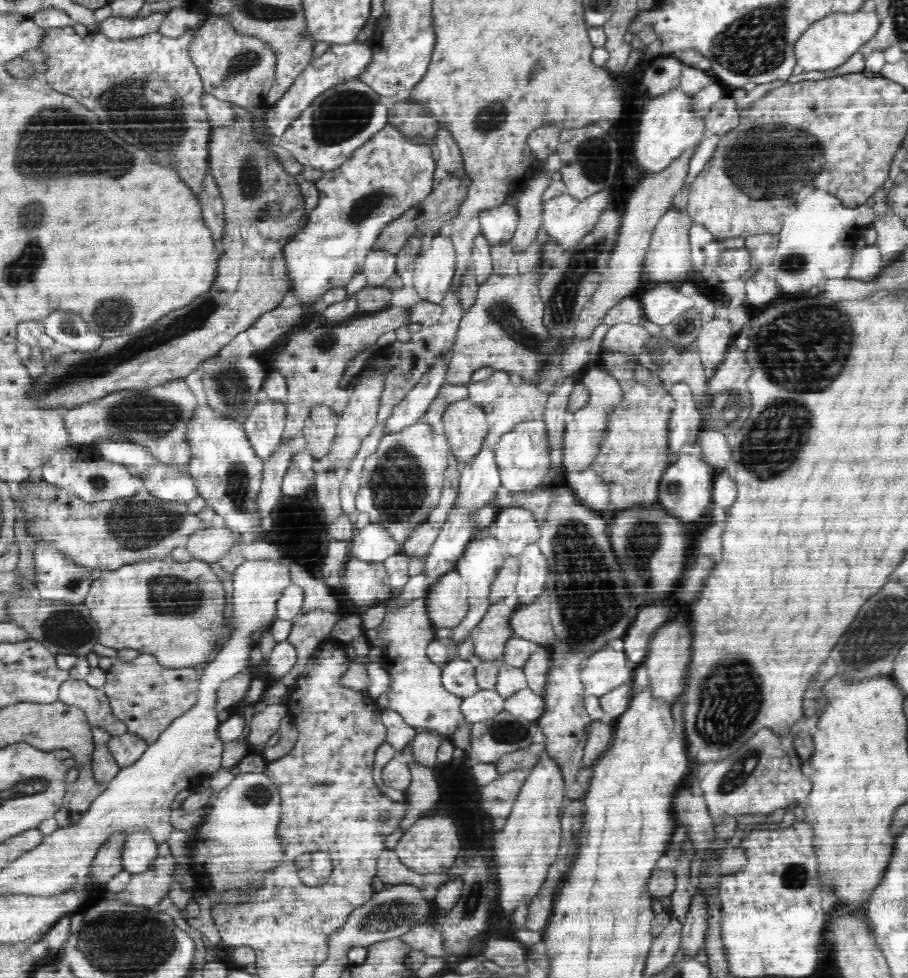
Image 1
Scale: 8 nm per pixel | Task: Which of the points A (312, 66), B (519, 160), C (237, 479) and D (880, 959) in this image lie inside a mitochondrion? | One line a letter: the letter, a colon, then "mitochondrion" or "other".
A: other
B: other
C: mitochondrion
D: other

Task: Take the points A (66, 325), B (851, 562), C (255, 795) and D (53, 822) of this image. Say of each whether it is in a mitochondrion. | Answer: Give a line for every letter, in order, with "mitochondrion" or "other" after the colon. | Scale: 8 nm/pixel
A: mitochondrion
B: other
C: mitochondrion
D: other

